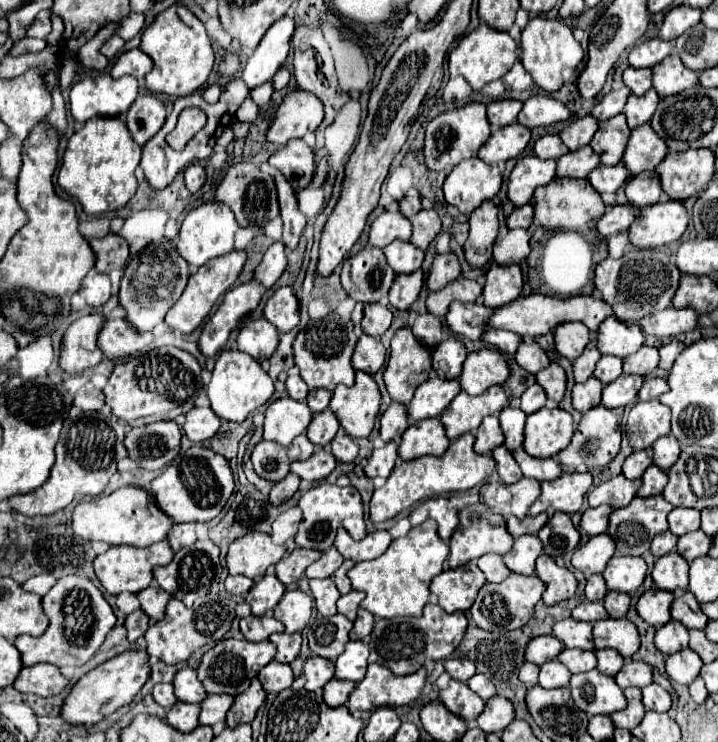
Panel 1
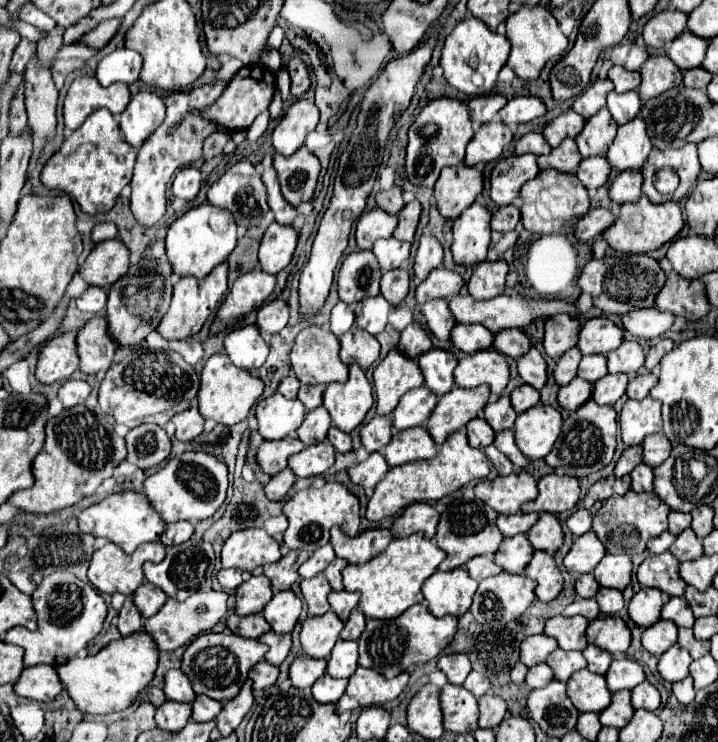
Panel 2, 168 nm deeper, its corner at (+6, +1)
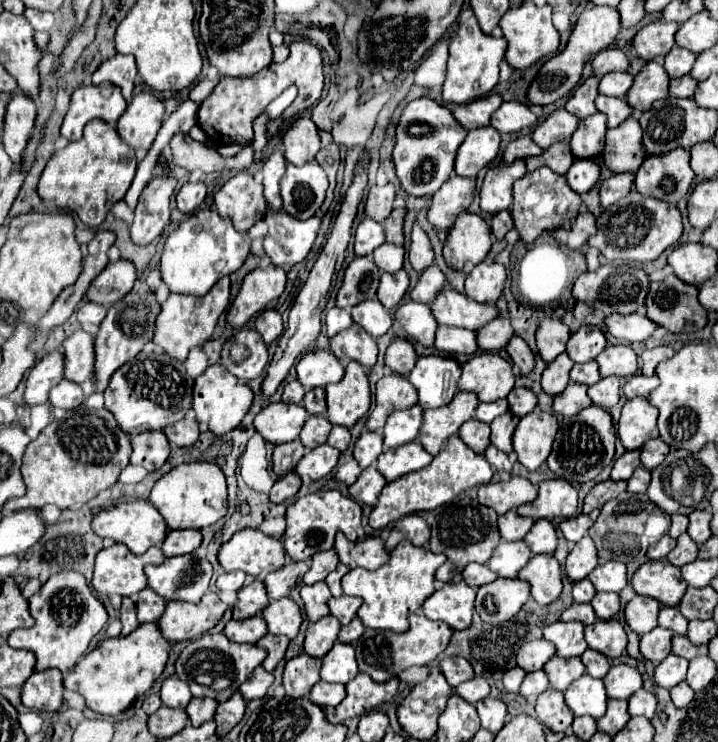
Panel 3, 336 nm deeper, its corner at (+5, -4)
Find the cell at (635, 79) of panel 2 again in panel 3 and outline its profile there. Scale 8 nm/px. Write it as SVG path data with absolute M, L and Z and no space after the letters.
M608 72L600 80L600 94L624 98L630 86L634 84L634 76L628 72Z

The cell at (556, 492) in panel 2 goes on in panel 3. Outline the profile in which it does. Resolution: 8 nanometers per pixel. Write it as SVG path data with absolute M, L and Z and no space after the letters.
M564 478L544 480L540 482L538 498L532 504L522 506L518 512L522 516L530 516L534 520L538 518L570 518L574 516L578 508L578 492L570 482L564 482Z

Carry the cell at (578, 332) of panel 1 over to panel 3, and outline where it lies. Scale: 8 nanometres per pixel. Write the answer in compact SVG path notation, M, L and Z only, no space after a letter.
M554 318L544 320L536 332L540 356L546 362L552 362L556 356L566 352L568 338L570 338L570 328L562 320L554 320Z

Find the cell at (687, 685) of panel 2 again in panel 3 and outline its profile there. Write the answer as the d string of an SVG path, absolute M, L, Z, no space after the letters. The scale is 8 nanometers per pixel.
M680 682L678 686L674 686L674 688L670 690L670 696L672 696L674 706L684 708L684 706L688 706L688 704L692 702L692 698L694 698L694 690L688 686L688 682Z

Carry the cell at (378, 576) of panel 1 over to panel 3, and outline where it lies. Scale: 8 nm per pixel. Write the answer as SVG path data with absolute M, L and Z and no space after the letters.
M402 542L390 552L390 560L382 564L378 570L350 570L342 578L342 590L348 596L362 596L364 604L360 606L358 616L364 622L364 626L404 632L408 628L408 616L420 610L424 600L436 590L434 574L438 566L442 566L444 562L444 554L434 554L428 546L414 546L412 542Z

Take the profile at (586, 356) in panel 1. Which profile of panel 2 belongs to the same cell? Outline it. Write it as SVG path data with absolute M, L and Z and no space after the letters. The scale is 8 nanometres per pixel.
M577 347L569 349L555 365L553 369L553 377L555 377L555 383L559 387L563 385L569 385L569 381L577 375L577 367L579 367L579 361L581 361L581 351Z

